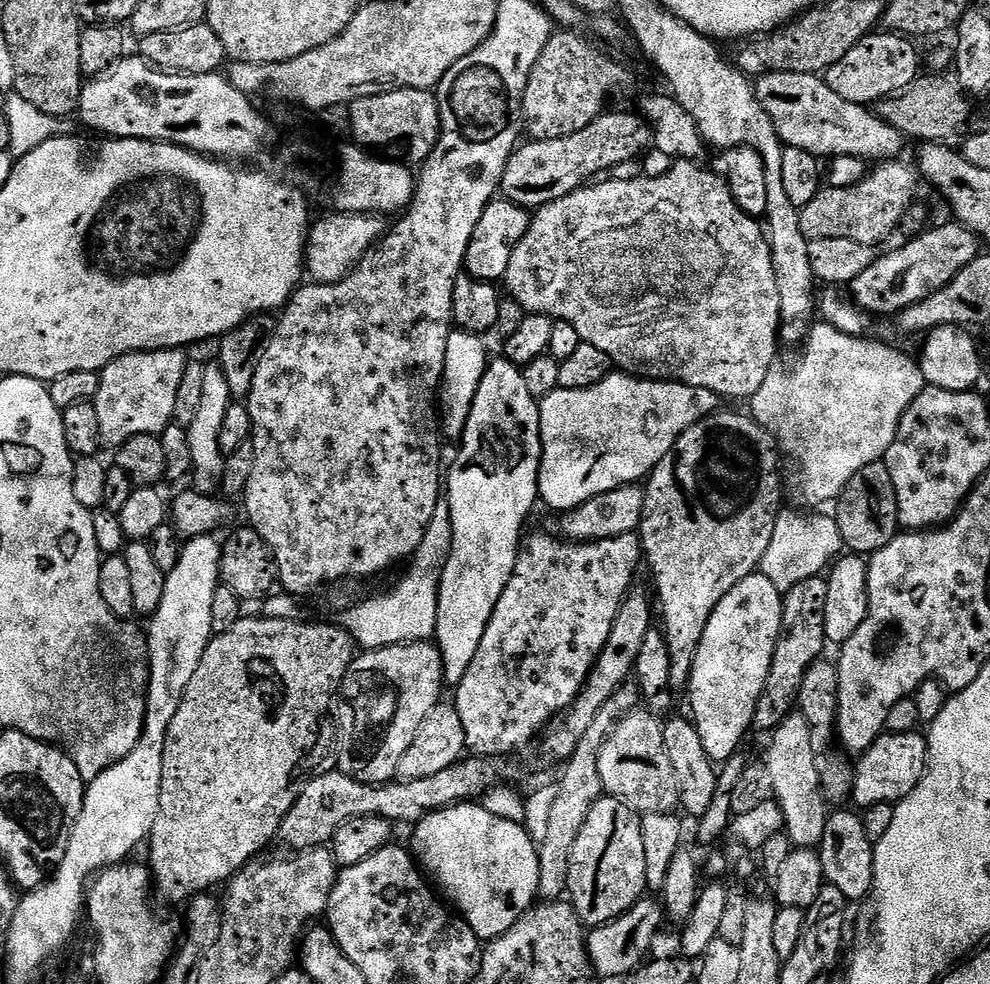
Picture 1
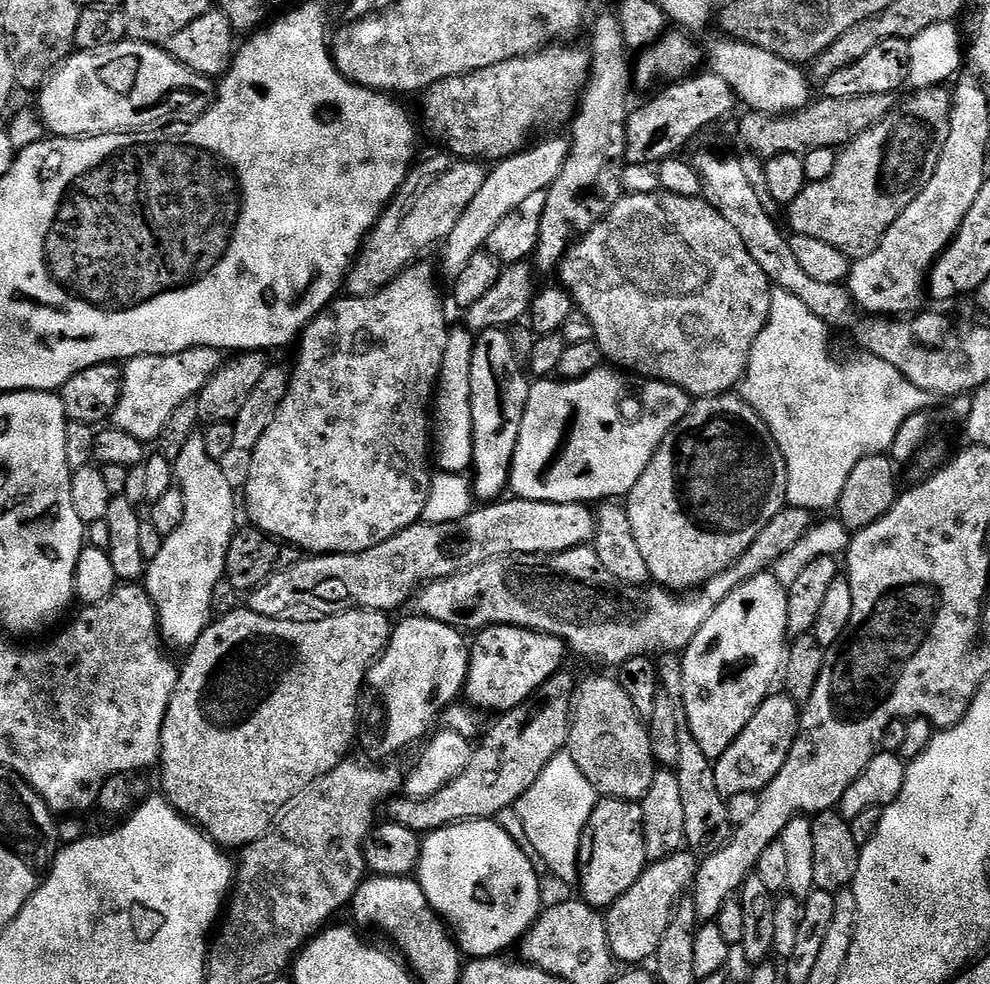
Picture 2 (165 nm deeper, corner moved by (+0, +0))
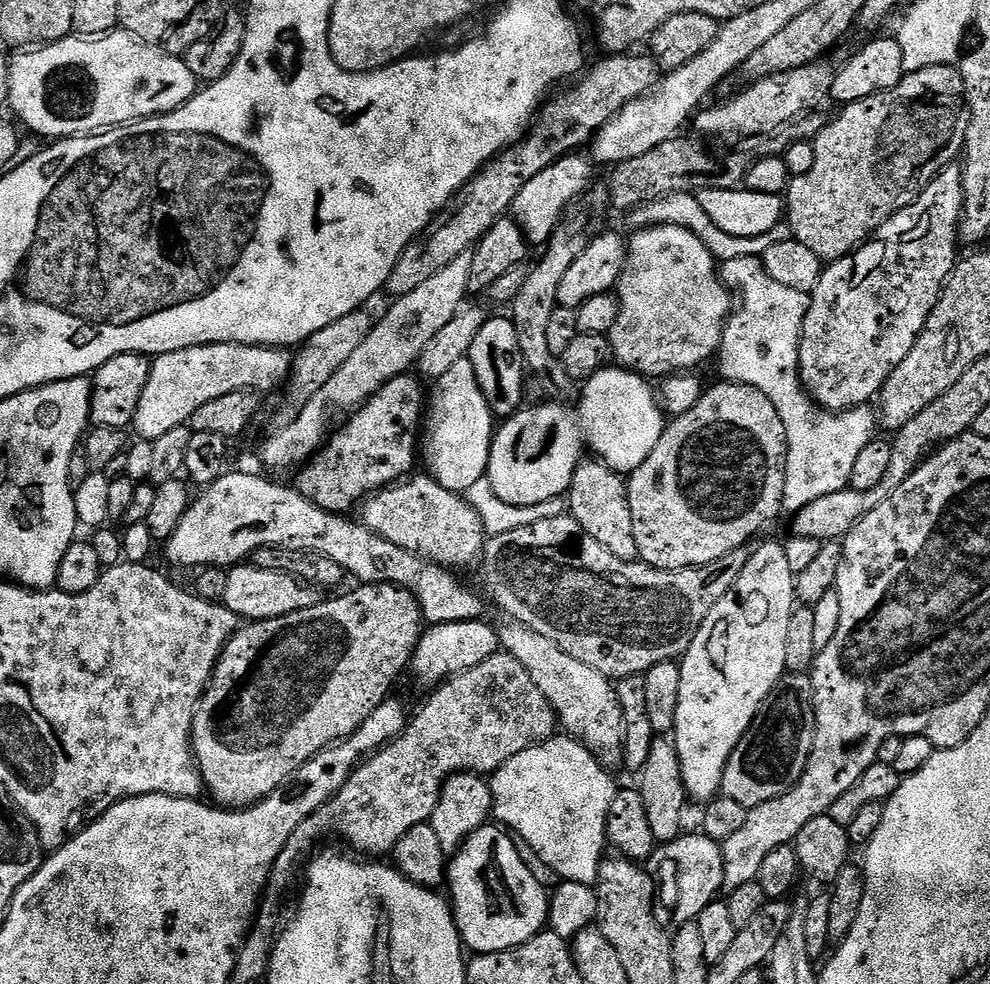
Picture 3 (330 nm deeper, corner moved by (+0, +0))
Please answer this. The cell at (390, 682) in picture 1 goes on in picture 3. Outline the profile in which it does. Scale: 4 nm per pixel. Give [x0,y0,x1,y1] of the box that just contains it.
[410,619,501,690]

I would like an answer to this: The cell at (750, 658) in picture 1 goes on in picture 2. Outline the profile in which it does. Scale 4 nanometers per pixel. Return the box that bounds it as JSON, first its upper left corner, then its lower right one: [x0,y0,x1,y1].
[682,571,789,762]

